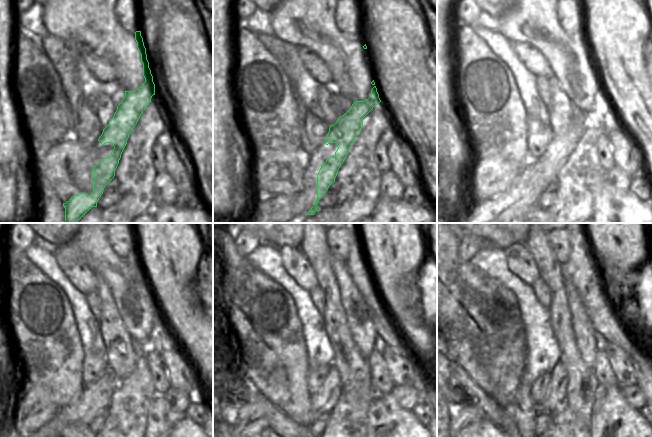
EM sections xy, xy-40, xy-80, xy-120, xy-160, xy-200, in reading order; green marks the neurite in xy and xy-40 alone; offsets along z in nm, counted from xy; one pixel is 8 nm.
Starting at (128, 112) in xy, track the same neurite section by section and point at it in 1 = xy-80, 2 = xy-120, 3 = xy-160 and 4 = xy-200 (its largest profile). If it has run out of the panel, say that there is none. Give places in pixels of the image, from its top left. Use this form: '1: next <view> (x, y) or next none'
1: next xy-80 (568, 140)
2: next xy-120 (101, 403)
3: next xy-160 (322, 404)
4: next xy-200 (547, 405)

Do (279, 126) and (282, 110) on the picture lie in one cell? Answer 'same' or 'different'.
different

